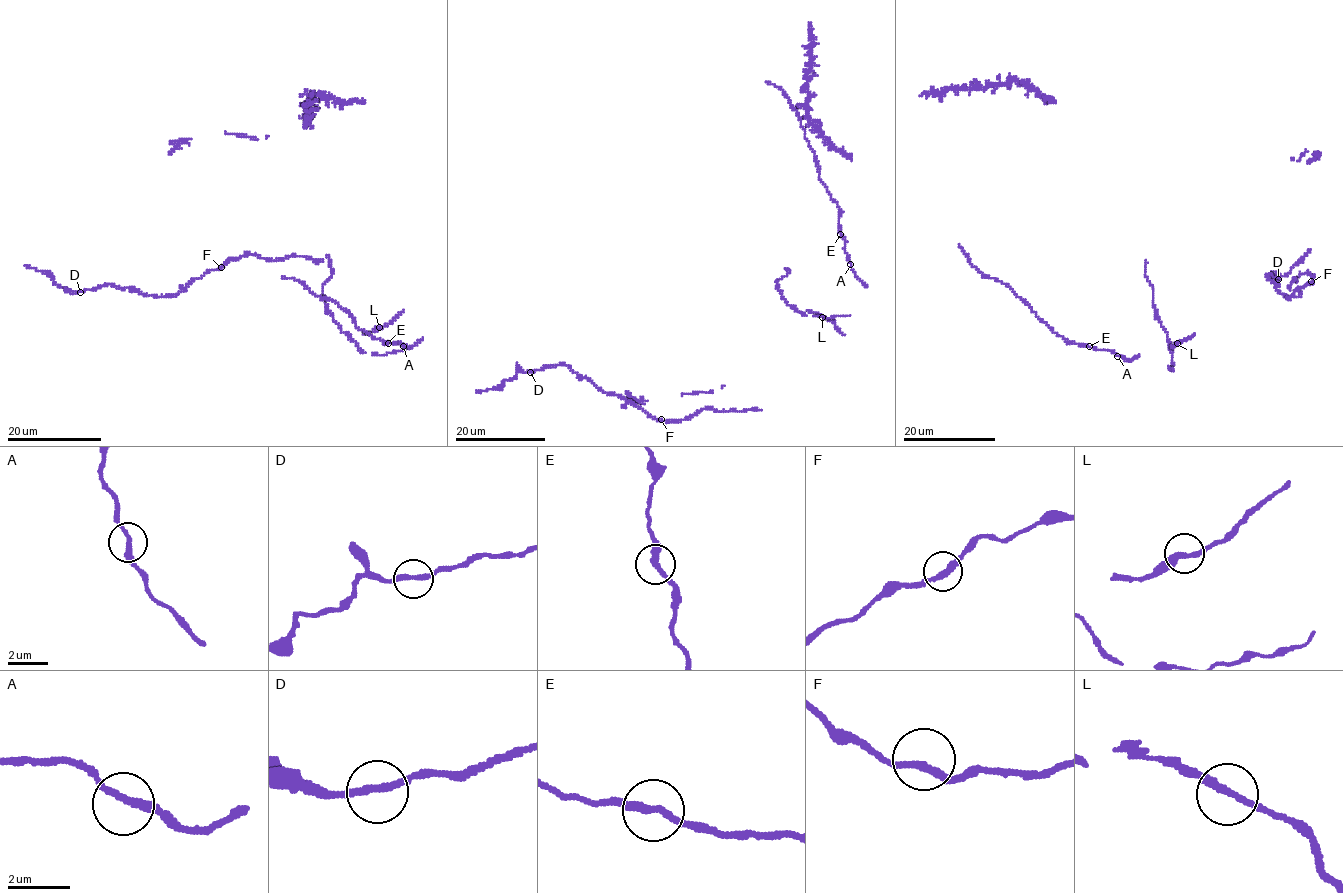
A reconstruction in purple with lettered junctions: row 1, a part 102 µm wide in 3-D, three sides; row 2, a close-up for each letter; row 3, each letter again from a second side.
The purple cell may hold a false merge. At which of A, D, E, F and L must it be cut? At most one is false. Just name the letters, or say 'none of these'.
none of these

